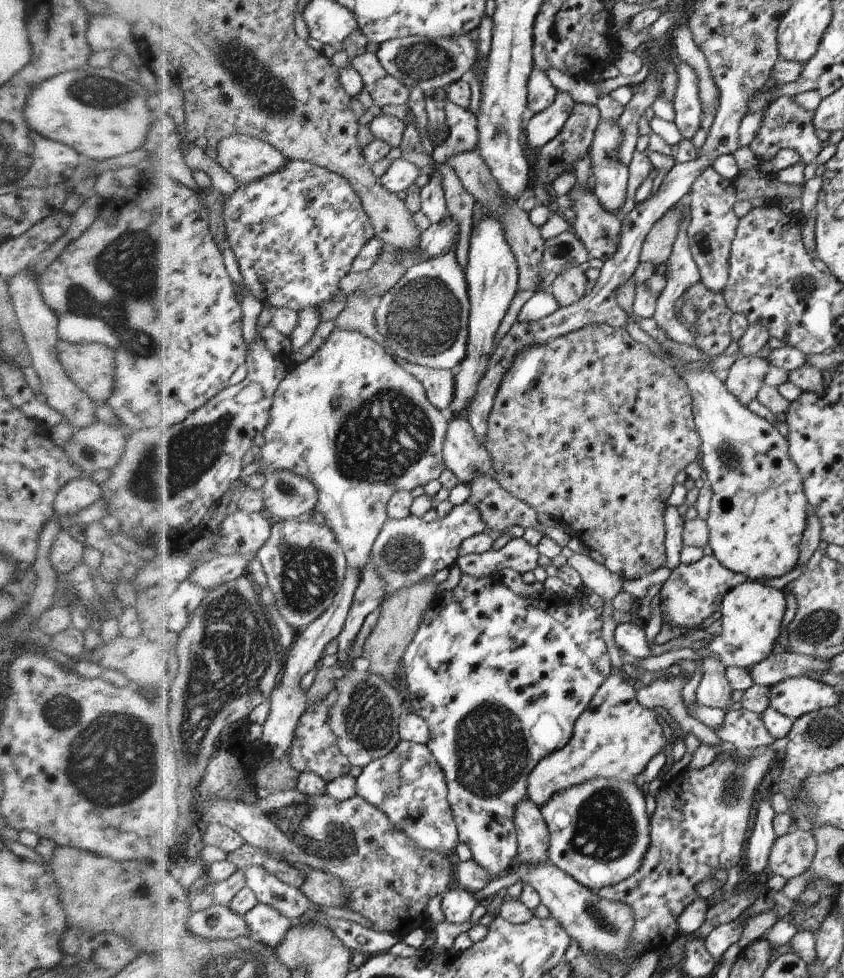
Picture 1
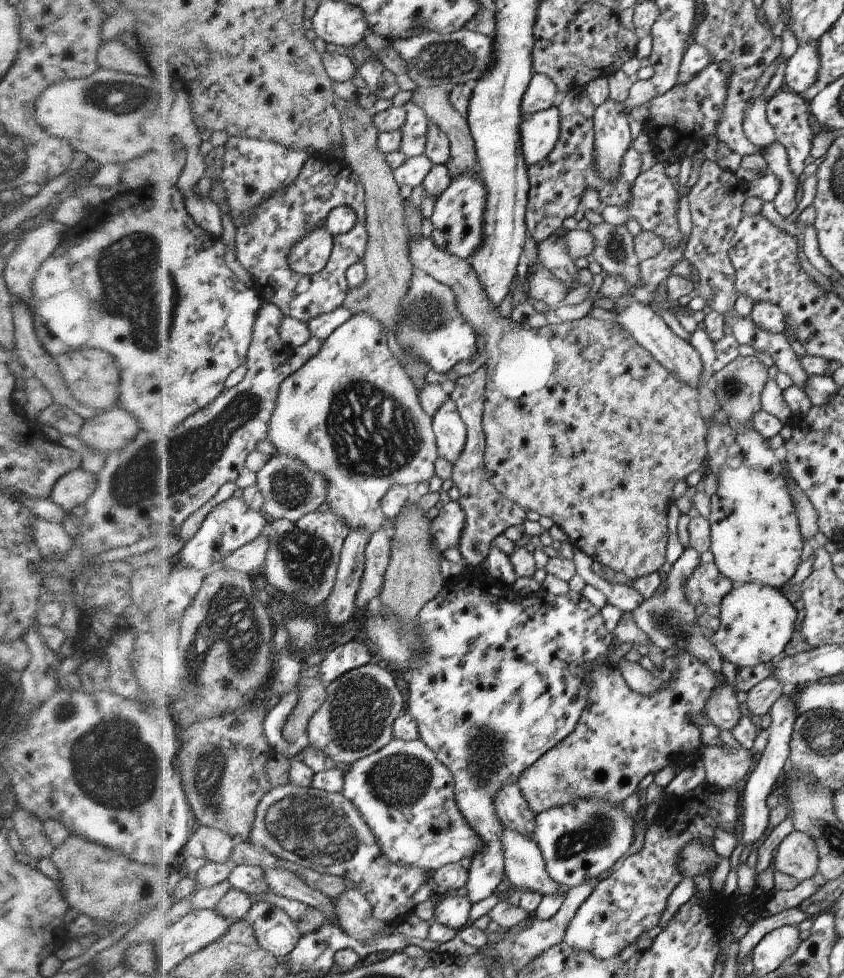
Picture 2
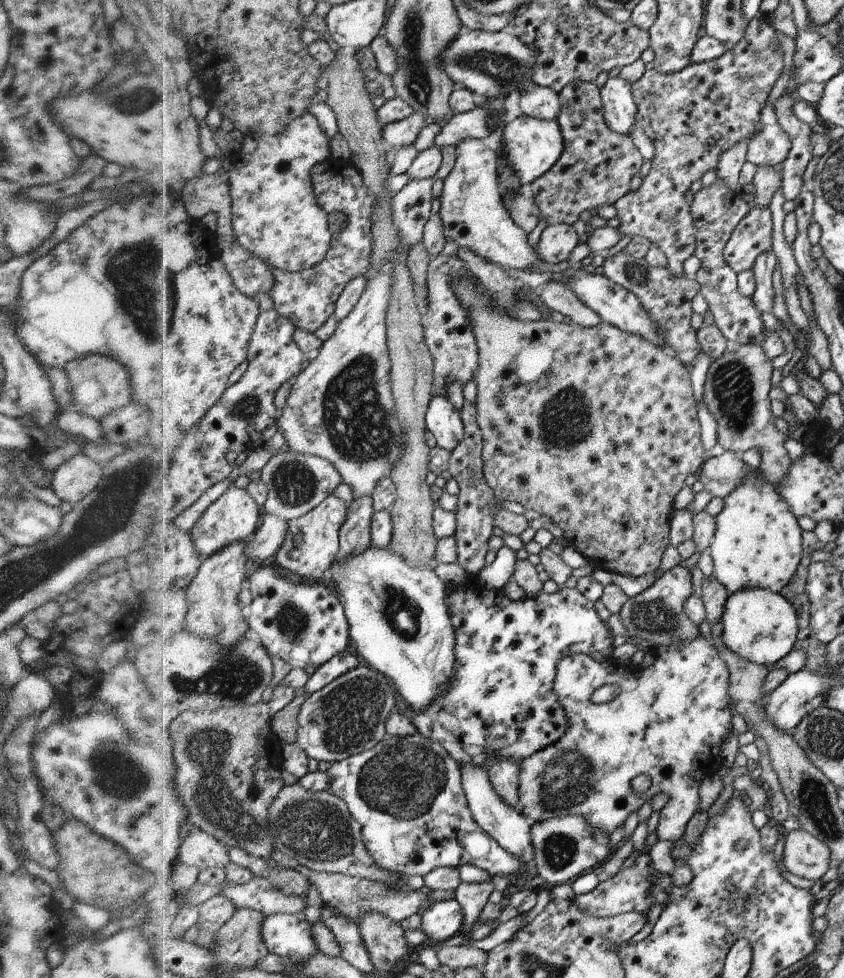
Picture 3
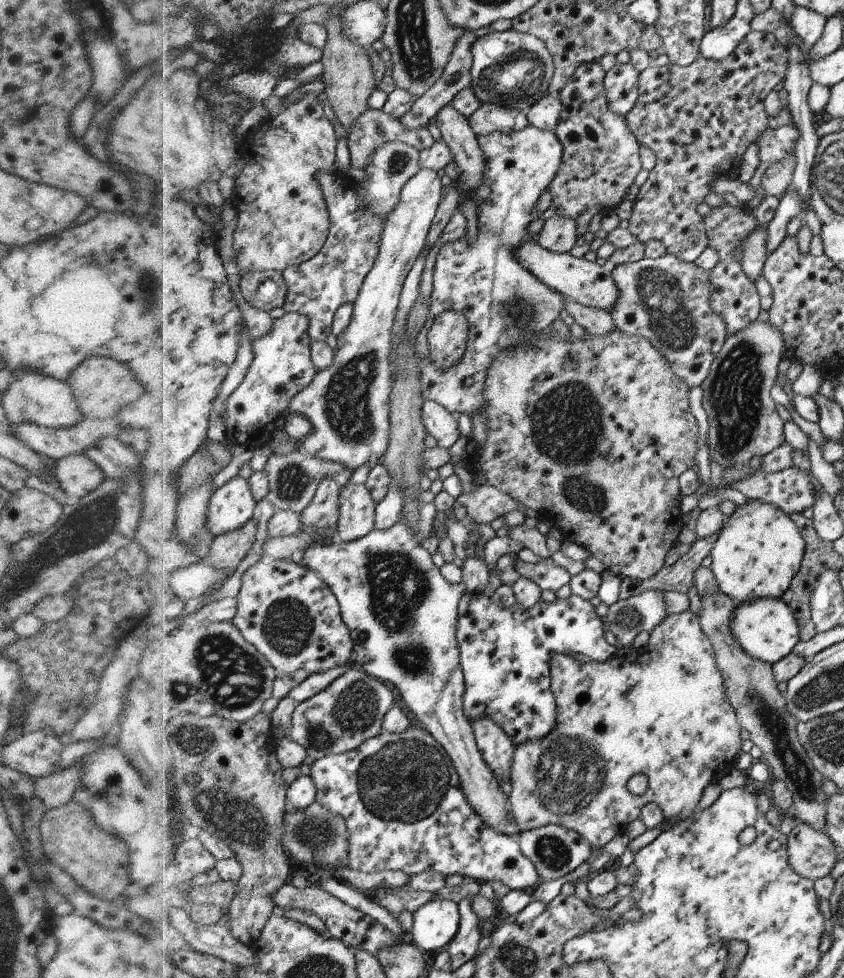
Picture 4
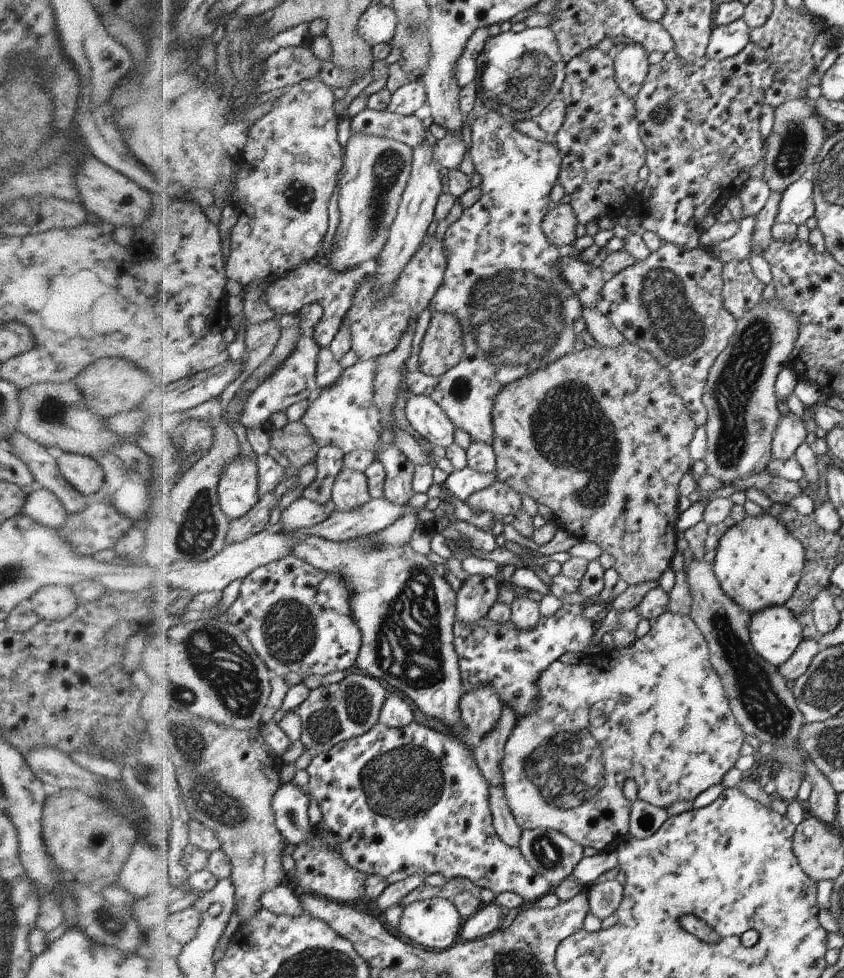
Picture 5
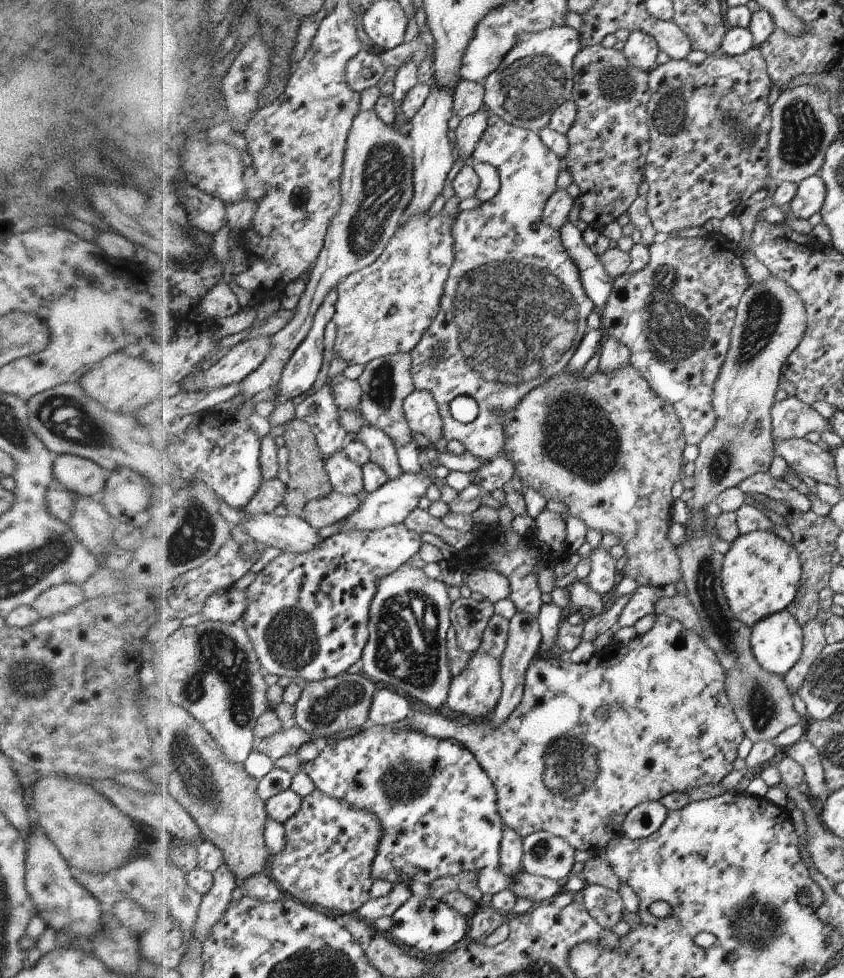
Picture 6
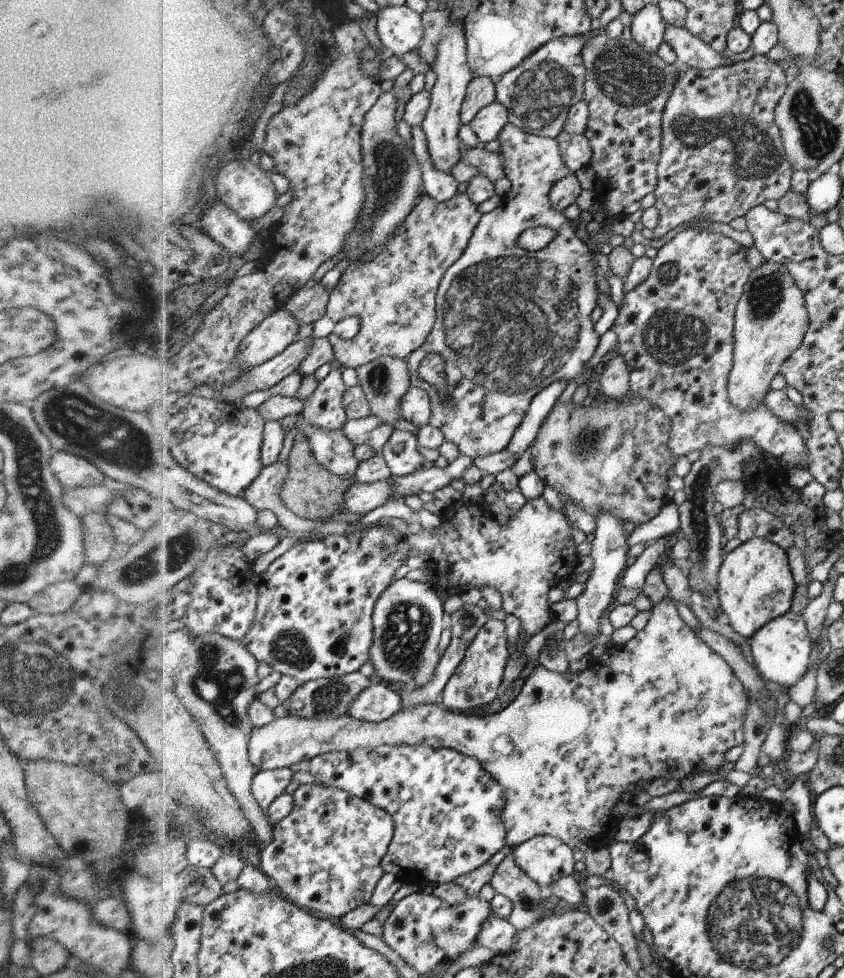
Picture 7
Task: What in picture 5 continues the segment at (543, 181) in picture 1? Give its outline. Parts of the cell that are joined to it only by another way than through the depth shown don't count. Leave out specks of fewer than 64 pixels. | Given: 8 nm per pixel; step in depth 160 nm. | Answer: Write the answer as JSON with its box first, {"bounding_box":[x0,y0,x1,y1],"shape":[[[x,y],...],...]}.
{"bounding_box":[554,47,648,225],"shape":[[[595,47],[588,48],[582,55],[570,60],[565,64],[565,82],[560,95],[566,104],[566,118],[560,131],[554,135],[554,144],[562,156],[561,174],[557,182],[560,182],[566,195],[570,196],[569,204],[577,222],[586,225],[590,220],[598,221],[598,218],[604,218],[608,212],[626,212],[628,206],[638,200],[634,186],[638,182],[638,170],[642,168],[644,158],[648,158],[648,154],[642,142],[641,125],[637,120],[636,100],[626,96],[618,86],[614,58]]]}

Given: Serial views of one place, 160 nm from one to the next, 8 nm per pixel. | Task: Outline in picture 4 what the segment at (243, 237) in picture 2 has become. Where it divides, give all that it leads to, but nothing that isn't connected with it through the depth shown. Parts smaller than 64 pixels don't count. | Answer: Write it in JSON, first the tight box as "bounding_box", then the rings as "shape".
{"bounding_box":[283,170,387,342],"shape":[[[326,170],[321,174],[320,182],[329,204],[333,233],[316,258],[301,266],[289,267],[283,272],[288,286],[284,308],[287,313],[310,316],[312,339],[328,342],[330,334],[334,334],[338,310],[344,304],[356,304],[365,281],[378,262],[387,220],[378,216],[374,210],[366,208],[363,183],[356,179],[353,172]]]}

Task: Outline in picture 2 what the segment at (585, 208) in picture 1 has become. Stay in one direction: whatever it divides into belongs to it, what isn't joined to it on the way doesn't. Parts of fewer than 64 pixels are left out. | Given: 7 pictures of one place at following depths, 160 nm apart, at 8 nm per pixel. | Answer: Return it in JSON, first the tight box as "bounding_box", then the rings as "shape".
{"bounding_box":[589,221,639,288],"shape":[[[605,221],[590,224],[589,233],[594,237],[594,250],[591,257],[600,264],[608,275],[624,277],[636,288],[639,280],[639,264],[633,237],[626,225],[614,226]]]}

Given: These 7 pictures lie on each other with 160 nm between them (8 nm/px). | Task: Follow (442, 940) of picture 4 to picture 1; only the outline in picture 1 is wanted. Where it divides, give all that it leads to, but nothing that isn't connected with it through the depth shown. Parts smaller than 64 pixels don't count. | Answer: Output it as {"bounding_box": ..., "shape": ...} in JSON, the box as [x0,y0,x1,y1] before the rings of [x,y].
{"bounding_box":[442,885,479,925],"shape":[[[453,885],[442,898],[442,912],[448,923],[460,925],[470,921],[479,903],[472,893]]]}

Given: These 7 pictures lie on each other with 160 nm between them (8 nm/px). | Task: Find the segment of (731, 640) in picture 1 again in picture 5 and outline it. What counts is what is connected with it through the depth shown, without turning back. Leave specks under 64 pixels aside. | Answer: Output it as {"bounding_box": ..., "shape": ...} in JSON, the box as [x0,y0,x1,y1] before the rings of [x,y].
{"bounding_box":[749,605,804,667],"shape":[[[785,605],[753,614],[749,632],[756,653],[774,667],[790,660],[804,640],[804,625]]]}

